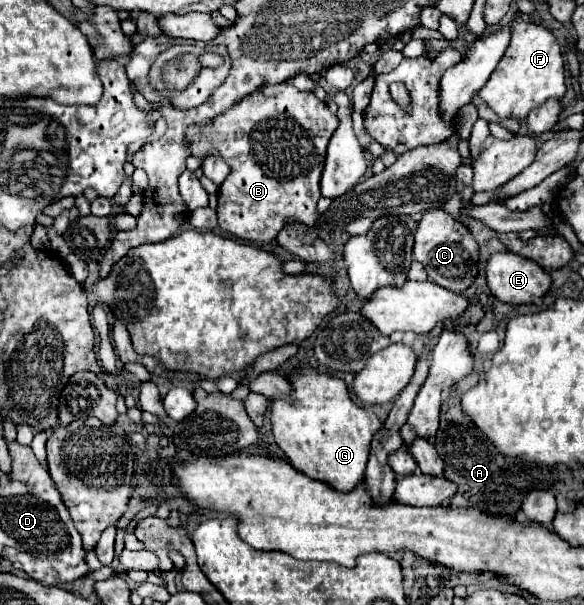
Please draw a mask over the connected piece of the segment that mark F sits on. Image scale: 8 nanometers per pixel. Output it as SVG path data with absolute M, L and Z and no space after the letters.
M515 23L507 53L491 73L489 83L479 91L479 97L501 117L527 117L533 107L539 107L549 97L561 99L565 95L565 63L561 45L555 35L533 23Z

